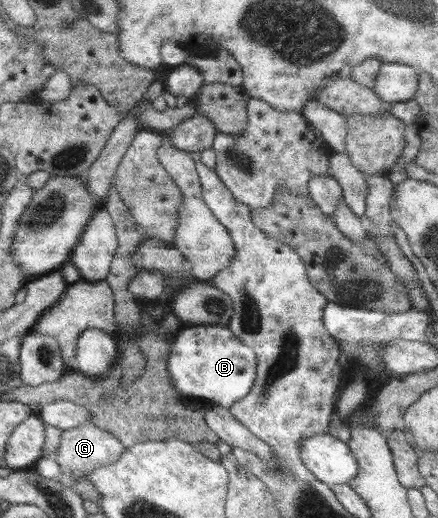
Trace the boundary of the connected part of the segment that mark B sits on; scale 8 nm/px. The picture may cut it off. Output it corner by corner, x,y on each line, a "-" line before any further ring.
190,325
183,326
177,333
177,339
171,343
167,368
173,386
179,392
229,408
249,395
255,383
257,358
255,352
235,336
228,326

